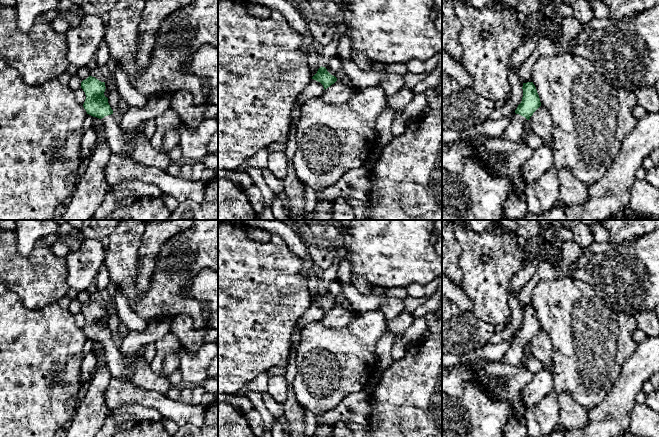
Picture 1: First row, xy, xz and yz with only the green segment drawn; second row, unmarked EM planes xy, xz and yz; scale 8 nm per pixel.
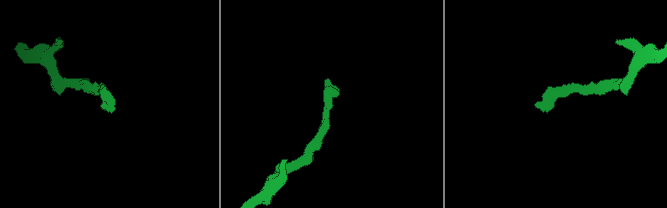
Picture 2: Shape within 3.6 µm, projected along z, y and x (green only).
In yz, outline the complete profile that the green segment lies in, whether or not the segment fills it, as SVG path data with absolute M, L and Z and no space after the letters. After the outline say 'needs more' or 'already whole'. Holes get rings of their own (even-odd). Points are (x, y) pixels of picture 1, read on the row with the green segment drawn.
M533 82L523 83L522 89L522 101L518 105L512 120L502 134L502 137L509 141L524 141L528 120L541 106L540 98Z; needs more

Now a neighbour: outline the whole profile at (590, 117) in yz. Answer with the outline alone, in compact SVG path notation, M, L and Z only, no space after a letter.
M549 54L541 56L533 65L532 82L536 87L541 104L552 119L552 133L549 148L553 152L554 167L569 169L574 176L589 186L600 180L618 156L623 140L637 125L632 110L637 104L635 93L624 88L616 88L607 82L595 65L573 54Z

